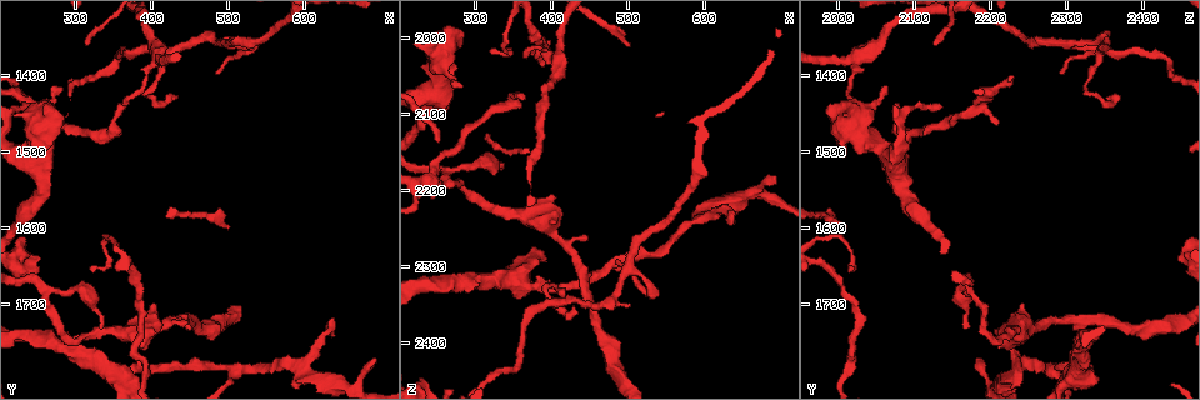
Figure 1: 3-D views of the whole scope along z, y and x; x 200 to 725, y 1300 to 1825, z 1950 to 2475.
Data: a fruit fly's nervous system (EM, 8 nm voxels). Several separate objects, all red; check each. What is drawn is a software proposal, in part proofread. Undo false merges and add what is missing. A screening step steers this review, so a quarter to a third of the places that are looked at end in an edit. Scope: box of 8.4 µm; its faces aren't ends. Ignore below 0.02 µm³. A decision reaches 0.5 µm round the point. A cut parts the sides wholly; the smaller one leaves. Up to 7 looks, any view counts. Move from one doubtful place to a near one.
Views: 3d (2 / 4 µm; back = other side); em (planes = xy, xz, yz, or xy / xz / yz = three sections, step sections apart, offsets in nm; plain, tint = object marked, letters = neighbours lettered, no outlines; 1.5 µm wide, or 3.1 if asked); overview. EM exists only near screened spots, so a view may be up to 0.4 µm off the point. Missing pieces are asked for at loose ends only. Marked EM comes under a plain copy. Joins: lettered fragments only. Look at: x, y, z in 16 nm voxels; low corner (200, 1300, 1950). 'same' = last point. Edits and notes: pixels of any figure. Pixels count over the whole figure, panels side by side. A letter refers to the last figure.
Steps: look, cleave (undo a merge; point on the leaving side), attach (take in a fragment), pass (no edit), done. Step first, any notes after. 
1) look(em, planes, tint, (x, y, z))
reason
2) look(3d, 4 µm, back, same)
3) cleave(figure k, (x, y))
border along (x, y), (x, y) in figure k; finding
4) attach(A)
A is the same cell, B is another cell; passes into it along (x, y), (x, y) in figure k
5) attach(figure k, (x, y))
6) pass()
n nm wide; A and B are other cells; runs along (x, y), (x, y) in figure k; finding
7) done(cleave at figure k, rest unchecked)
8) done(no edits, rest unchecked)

look(3d, 2 µm, (635, 1725, 2250))

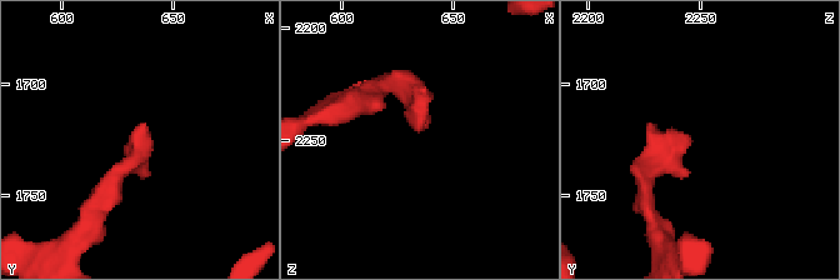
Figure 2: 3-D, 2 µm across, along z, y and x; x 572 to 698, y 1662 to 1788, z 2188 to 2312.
look(em, planes, letters, (636, 1725, 2246))

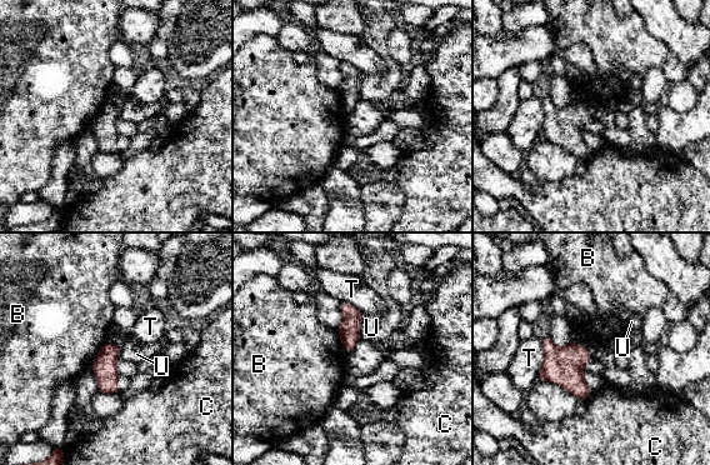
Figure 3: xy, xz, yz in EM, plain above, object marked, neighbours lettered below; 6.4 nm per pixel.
pass()
B, C, T and U are other cells; border along (336, 329), (341, 345), (348, 354) in figure 3; none of them fits

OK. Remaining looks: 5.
look(em, yz, step 8, letters, (445, 1720, 2260))
branch stops here

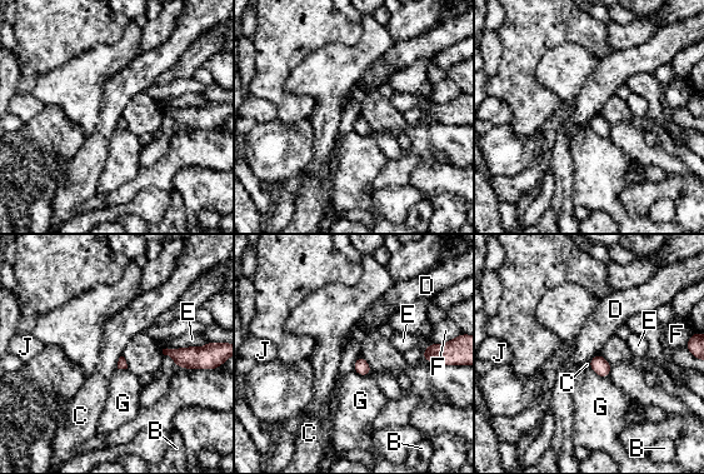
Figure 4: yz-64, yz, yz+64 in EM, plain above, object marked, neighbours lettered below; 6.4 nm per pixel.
pass()
B, C, D, E, F, G and J are other cells; border along (598, 353), (589, 362) in figure 4; no lettered fragment goes on from it

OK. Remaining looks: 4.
look(3d, 2 µm, back, (280, 1415, 2065))
tapers out

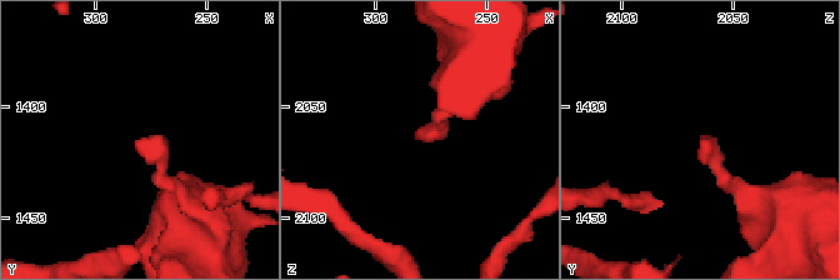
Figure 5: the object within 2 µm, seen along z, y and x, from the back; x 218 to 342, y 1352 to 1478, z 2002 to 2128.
look(em, planes, letters, (282, 1415, 2063))

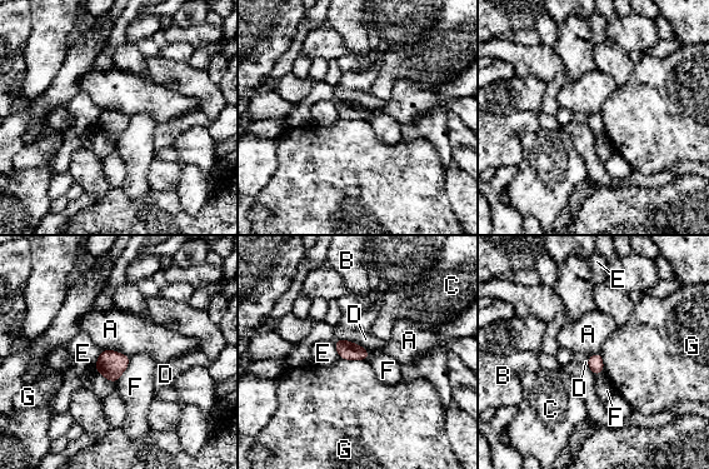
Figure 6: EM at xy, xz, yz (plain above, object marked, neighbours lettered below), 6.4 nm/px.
pass()
100 nm wide; A, B, C, D, E, F and G are other cells; border along (100, 349), (113, 349), (129, 357) in figure 6; none of them fits

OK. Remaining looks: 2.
done(no edits, rest unchecked)

